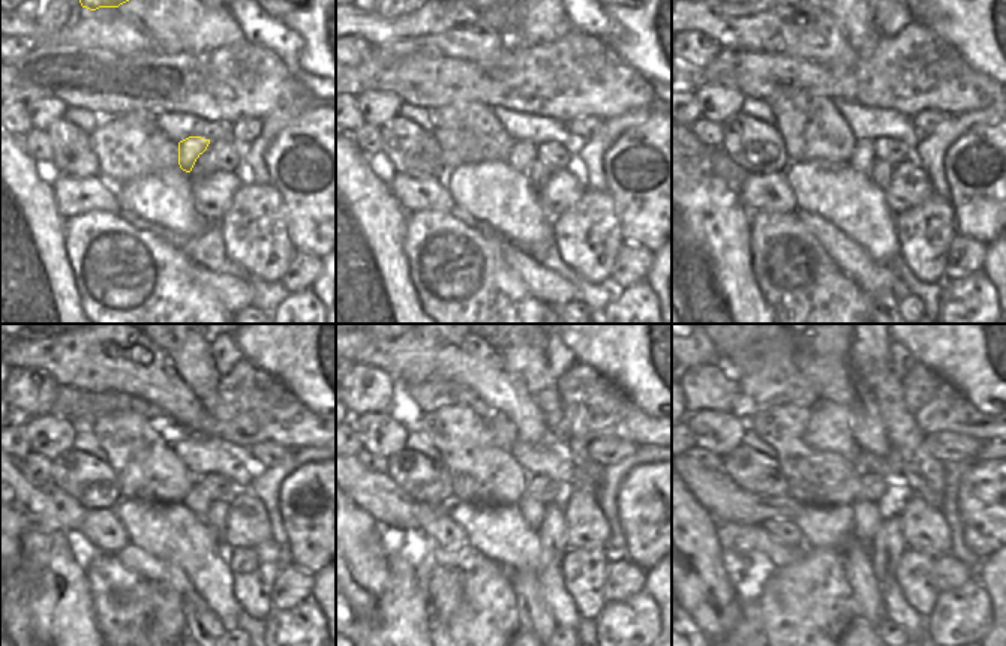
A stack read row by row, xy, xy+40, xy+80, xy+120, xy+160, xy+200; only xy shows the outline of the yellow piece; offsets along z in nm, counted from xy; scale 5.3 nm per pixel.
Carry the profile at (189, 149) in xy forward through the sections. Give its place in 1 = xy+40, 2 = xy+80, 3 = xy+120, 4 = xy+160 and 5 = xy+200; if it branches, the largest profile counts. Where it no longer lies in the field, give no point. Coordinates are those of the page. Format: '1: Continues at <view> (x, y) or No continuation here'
1: Continues at xy+40 (522, 155)
2: Continues at xy+80 (862, 159)
3: Continues at xy+120 (197, 499)
4: Continues at xy+160 (532, 510)
5: Continues at xy+200 (867, 516)

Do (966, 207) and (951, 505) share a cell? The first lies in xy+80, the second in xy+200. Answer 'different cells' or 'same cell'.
different cells

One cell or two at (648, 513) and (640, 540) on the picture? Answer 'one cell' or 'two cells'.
one cell

